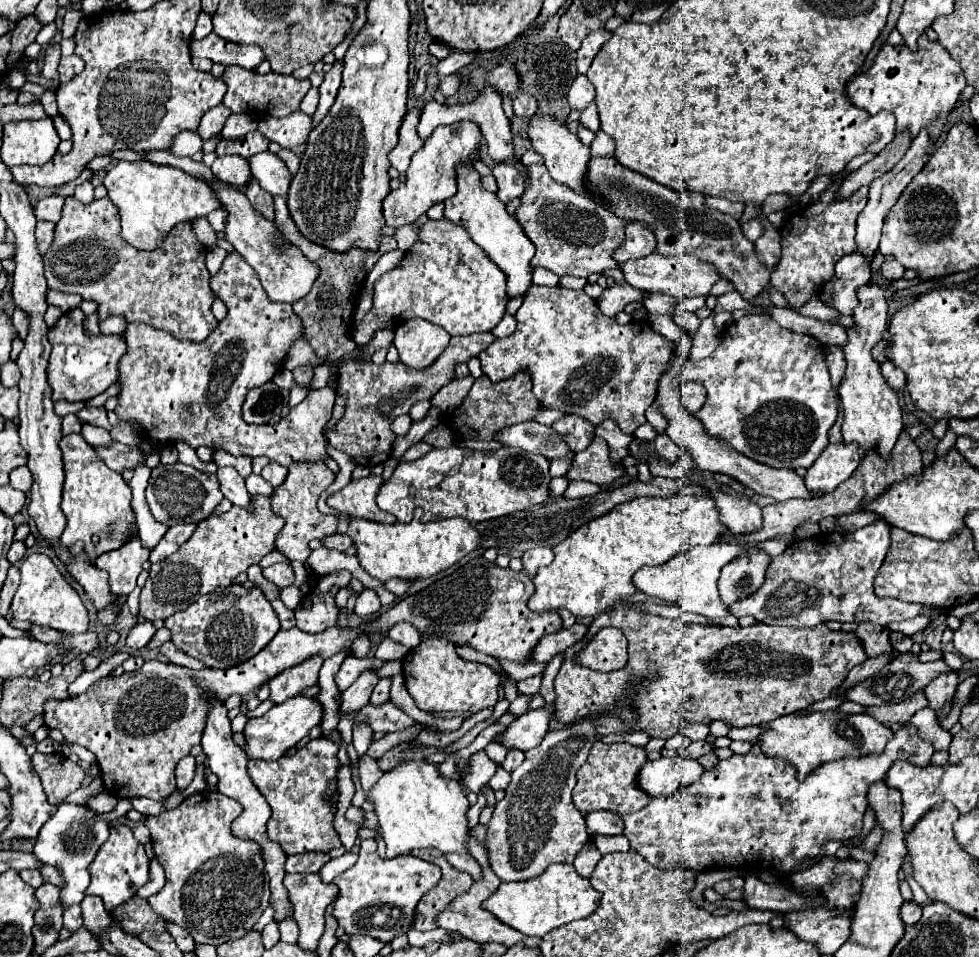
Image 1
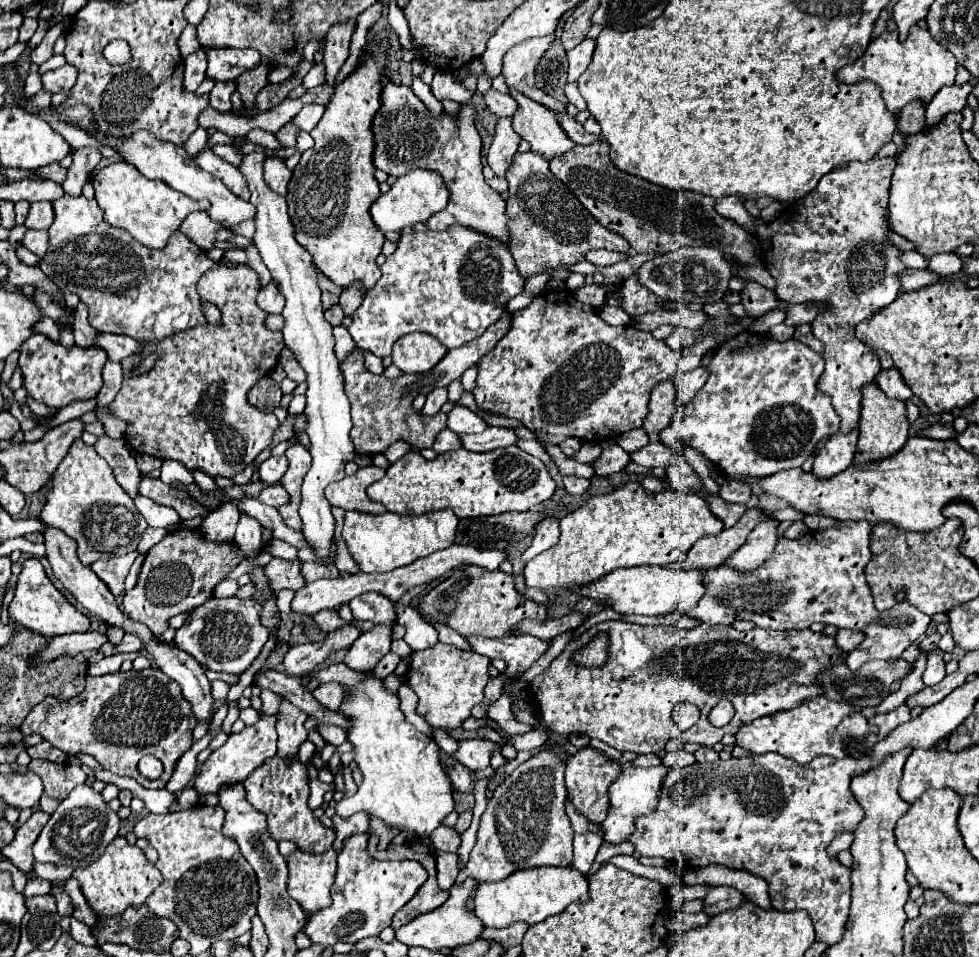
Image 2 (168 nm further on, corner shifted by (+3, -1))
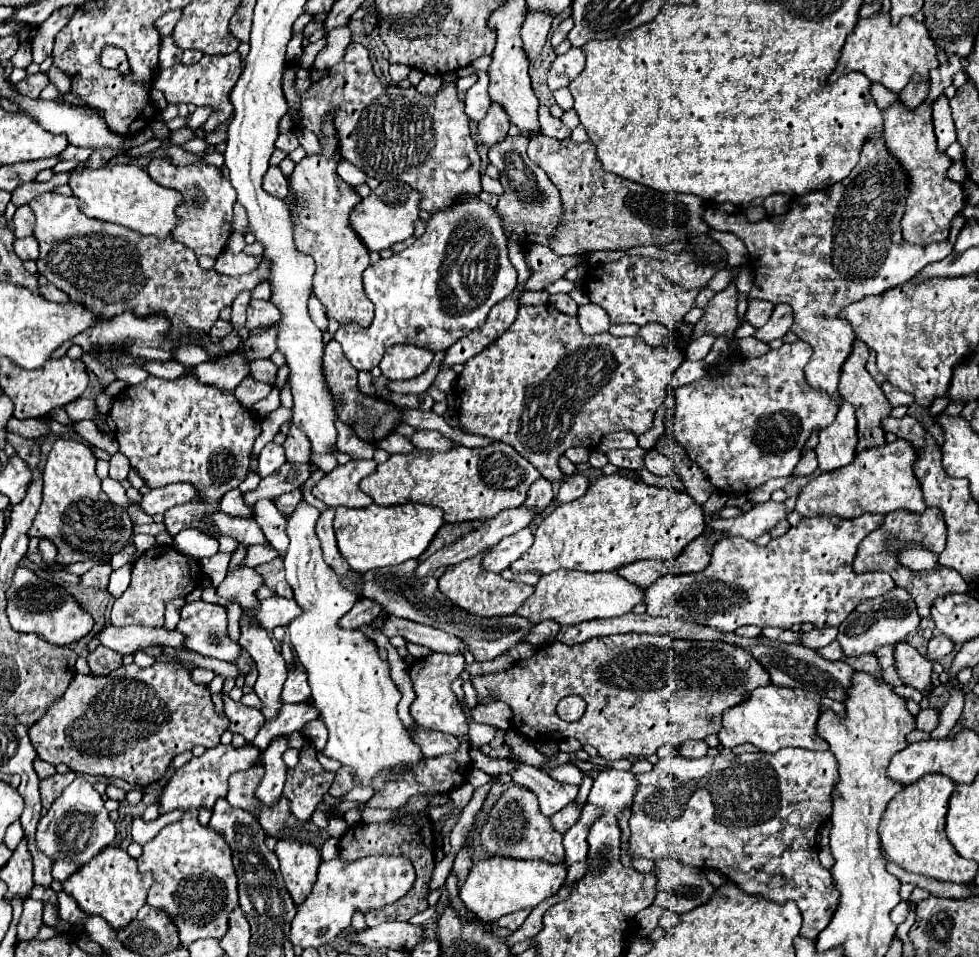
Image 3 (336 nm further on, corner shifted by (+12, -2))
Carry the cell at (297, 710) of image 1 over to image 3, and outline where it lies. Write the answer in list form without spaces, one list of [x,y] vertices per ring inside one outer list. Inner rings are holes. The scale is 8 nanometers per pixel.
[[[220,744],[212,750],[206,750],[202,756],[192,758],[188,764],[184,764],[182,768],[178,768],[172,774],[172,778],[162,788],[162,794],[158,798],[158,804],[160,804],[158,812],[168,814],[168,812],[174,812],[174,810],[190,810],[190,808],[212,810],[212,806],[216,804],[218,798],[226,798],[230,774],[240,772],[240,770],[248,770],[256,762],[258,756],[260,756],[260,750],[256,750],[252,744],[246,744],[244,748],[234,748],[234,746]]]

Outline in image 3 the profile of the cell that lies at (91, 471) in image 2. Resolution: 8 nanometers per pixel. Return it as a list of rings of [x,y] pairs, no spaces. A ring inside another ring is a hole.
[[[60,438],[54,442],[44,466],[44,500],[28,536],[54,542],[58,564],[98,560],[120,552],[132,538],[132,520],[122,506],[110,502],[96,476],[96,458],[82,442]]]

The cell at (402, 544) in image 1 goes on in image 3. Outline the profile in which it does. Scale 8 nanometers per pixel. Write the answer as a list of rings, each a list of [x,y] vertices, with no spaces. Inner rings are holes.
[[[400,504],[400,506],[378,506],[366,508],[336,508],[334,534],[340,554],[348,560],[352,570],[366,572],[380,566],[394,566],[410,558],[418,558],[432,542],[438,528],[444,524],[442,510],[424,504]]]

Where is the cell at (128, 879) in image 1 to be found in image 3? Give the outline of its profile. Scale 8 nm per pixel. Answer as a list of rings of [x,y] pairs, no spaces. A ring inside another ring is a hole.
[[[104,848],[88,866],[82,866],[64,882],[64,892],[76,900],[84,914],[104,918],[110,928],[118,932],[136,918],[136,912],[146,904],[146,894],[154,883],[152,874],[138,870],[136,860],[120,848]]]

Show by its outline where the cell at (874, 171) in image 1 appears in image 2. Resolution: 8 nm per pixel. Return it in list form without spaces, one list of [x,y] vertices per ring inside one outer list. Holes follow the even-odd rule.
[[[915,101],[911,105],[905,105],[905,109],[901,109],[899,113],[899,133],[901,137],[911,137],[921,133],[925,127],[925,107]]]

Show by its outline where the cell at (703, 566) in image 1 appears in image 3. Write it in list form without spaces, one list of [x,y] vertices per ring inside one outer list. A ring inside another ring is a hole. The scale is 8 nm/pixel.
[[[556,570],[550,574],[544,574],[540,582],[536,584],[534,594],[516,610],[518,616],[526,618],[532,624],[540,624],[544,620],[554,620],[560,626],[564,624],[580,624],[586,620],[596,618],[614,618],[628,614],[638,602],[644,600],[644,590],[640,586],[634,586],[612,572],[576,572],[576,570]]]

